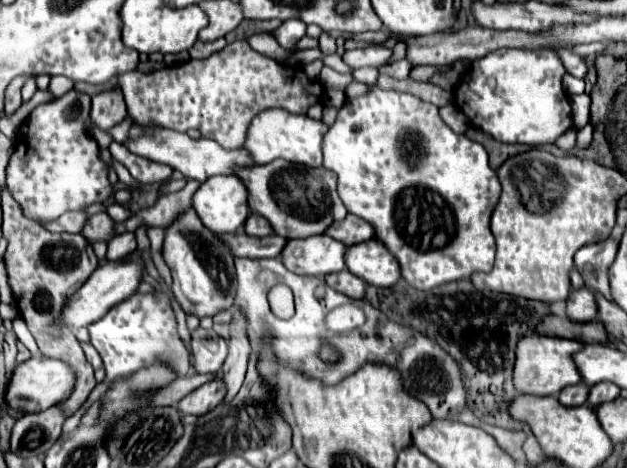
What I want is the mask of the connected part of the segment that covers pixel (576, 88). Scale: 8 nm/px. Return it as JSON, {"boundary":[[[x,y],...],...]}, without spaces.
{"boundary":[[[566,73],[566,75],[564,75],[564,89],[566,89],[566,93],[570,93],[570,95],[574,95],[574,93],[584,93],[584,79],[576,79],[576,77],[572,77],[570,73]]]}

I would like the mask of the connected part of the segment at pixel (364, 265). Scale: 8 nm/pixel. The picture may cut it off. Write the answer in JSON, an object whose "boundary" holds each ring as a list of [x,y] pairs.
{"boundary":[[[368,239],[358,245],[350,245],[344,255],[346,269],[374,287],[392,287],[400,281],[400,265],[388,253],[382,241]]]}

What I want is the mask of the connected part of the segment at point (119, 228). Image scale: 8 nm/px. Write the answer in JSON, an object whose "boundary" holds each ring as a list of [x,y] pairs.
{"boundary":[[[188,181],[186,187],[178,193],[170,193],[164,195],[156,201],[156,205],[146,207],[136,211],[130,219],[126,219],[124,223],[116,223],[116,235],[124,233],[124,231],[136,231],[140,225],[150,225],[150,227],[162,227],[168,229],[182,213],[186,213],[190,209],[190,201],[194,191],[200,187],[198,181]]]}

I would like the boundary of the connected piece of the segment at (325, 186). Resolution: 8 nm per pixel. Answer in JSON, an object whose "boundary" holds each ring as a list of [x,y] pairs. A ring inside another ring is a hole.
{"boundary":[[[284,159],[266,165],[250,165],[236,169],[236,177],[248,191],[248,207],[252,213],[266,217],[276,235],[284,239],[300,239],[326,231],[334,221],[348,213],[336,191],[336,175],[324,167],[312,169]]]}

